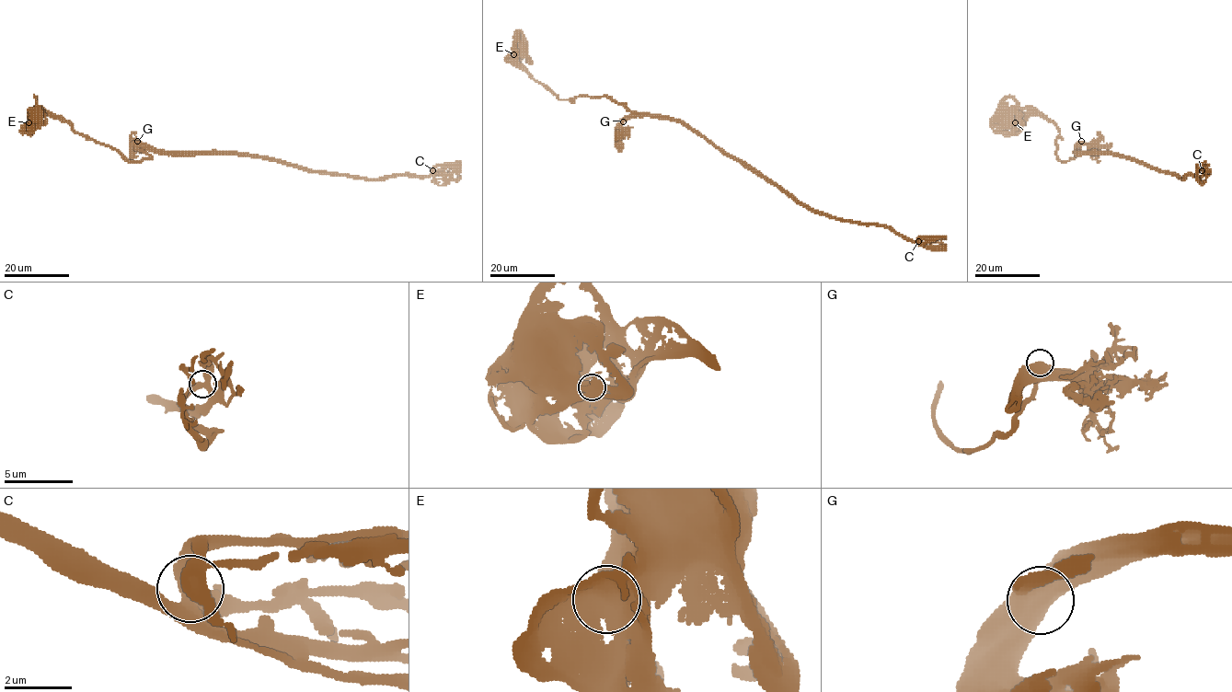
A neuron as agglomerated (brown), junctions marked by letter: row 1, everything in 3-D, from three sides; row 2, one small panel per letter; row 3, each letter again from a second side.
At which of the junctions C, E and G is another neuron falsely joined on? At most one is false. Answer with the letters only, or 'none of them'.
none of them

